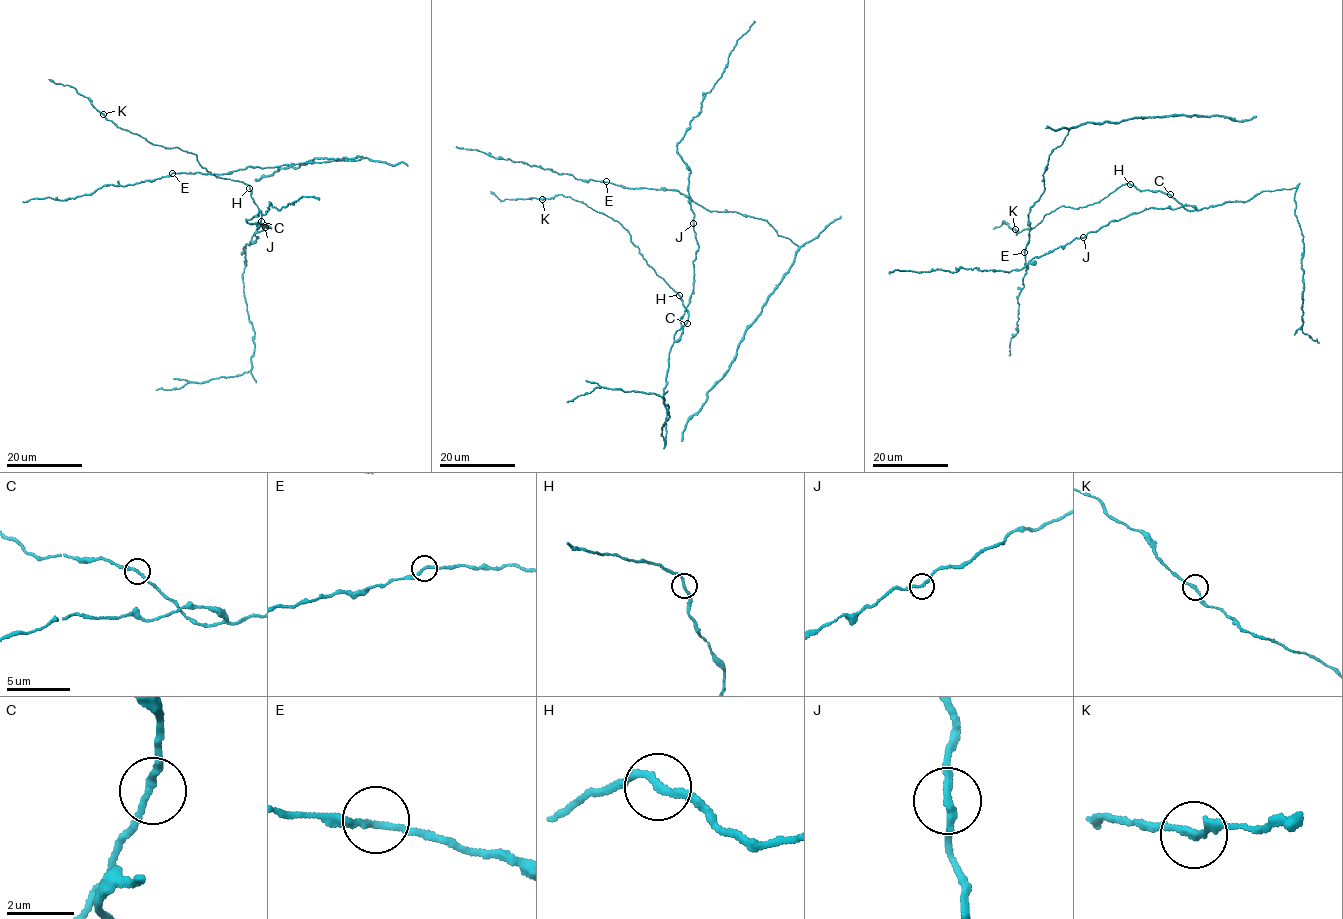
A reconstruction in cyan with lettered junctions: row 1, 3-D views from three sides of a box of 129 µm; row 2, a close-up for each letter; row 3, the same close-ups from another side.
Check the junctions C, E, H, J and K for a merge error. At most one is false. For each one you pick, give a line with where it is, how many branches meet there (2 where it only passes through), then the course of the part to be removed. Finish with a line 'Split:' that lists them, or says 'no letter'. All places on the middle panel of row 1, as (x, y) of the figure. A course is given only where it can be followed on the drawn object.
Split: no letter

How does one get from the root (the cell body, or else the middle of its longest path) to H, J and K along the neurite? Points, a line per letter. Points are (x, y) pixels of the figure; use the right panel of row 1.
H: (1073, 208), (1097, 202), (1120, 186), (1129, 184)
J: (1073, 208), (1097, 202), (1128, 183), (1170, 194), (1188, 211), (1195, 209), (1150, 207), (1084, 237)
K: (1073, 208), (1058, 207), (1044, 215), (1035, 226), (1016, 234), (1014, 228)

